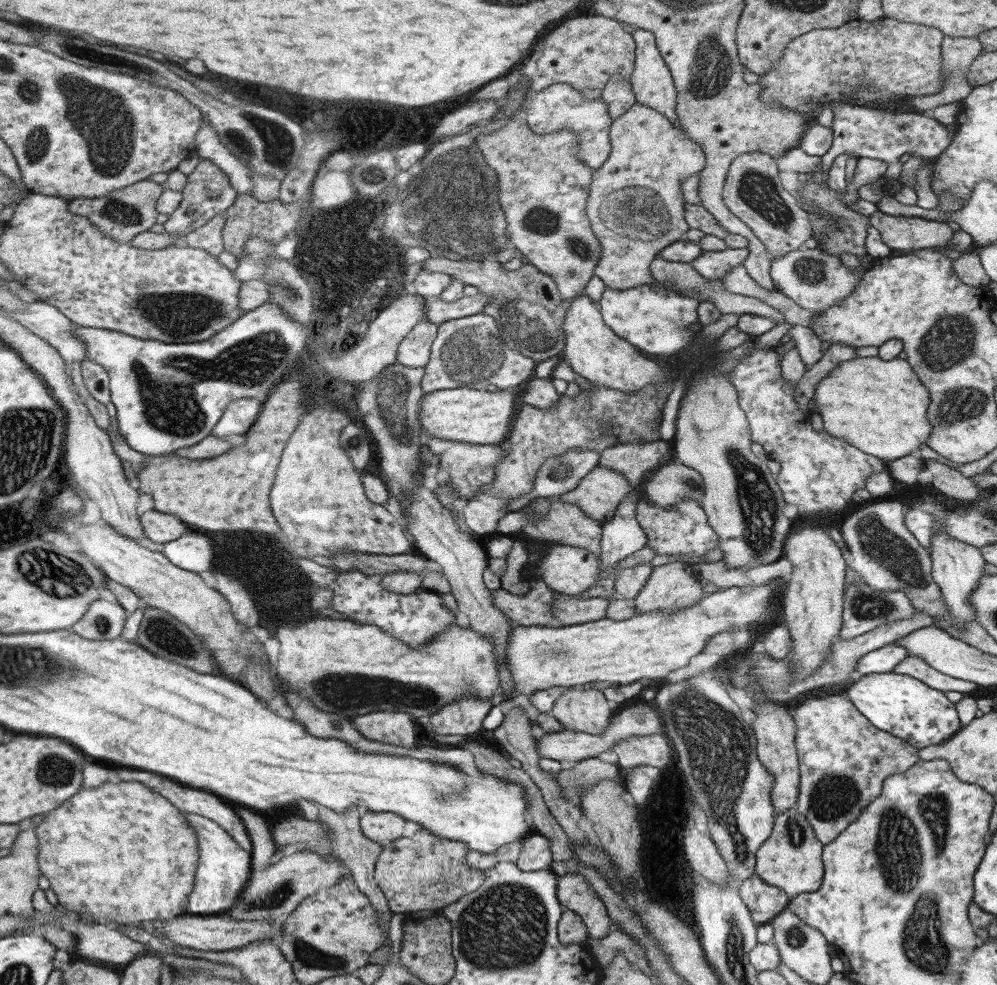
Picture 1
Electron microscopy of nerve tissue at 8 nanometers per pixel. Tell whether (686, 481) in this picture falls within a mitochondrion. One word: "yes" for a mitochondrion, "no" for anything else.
yes

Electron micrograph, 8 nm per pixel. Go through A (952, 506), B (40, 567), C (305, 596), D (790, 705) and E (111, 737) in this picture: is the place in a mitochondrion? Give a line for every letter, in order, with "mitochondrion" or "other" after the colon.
A: other
B: mitochondrion
C: mitochondrion
D: other
E: other

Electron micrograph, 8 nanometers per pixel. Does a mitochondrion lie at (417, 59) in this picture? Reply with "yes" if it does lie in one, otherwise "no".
no

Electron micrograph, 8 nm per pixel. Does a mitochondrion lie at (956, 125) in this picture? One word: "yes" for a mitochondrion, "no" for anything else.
no

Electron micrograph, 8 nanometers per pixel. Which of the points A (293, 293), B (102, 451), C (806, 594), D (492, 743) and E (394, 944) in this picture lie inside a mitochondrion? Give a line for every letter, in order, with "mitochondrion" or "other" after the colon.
A: mitochondrion
B: other
C: other
D: other
E: other

